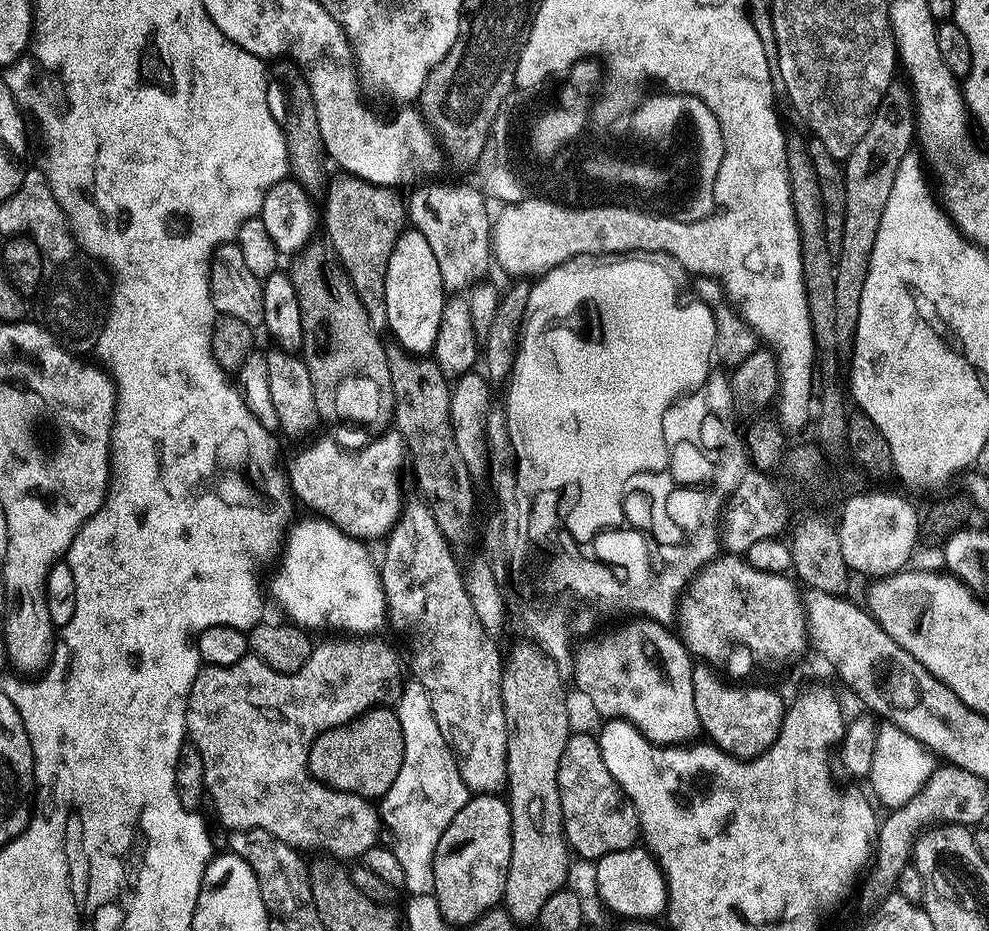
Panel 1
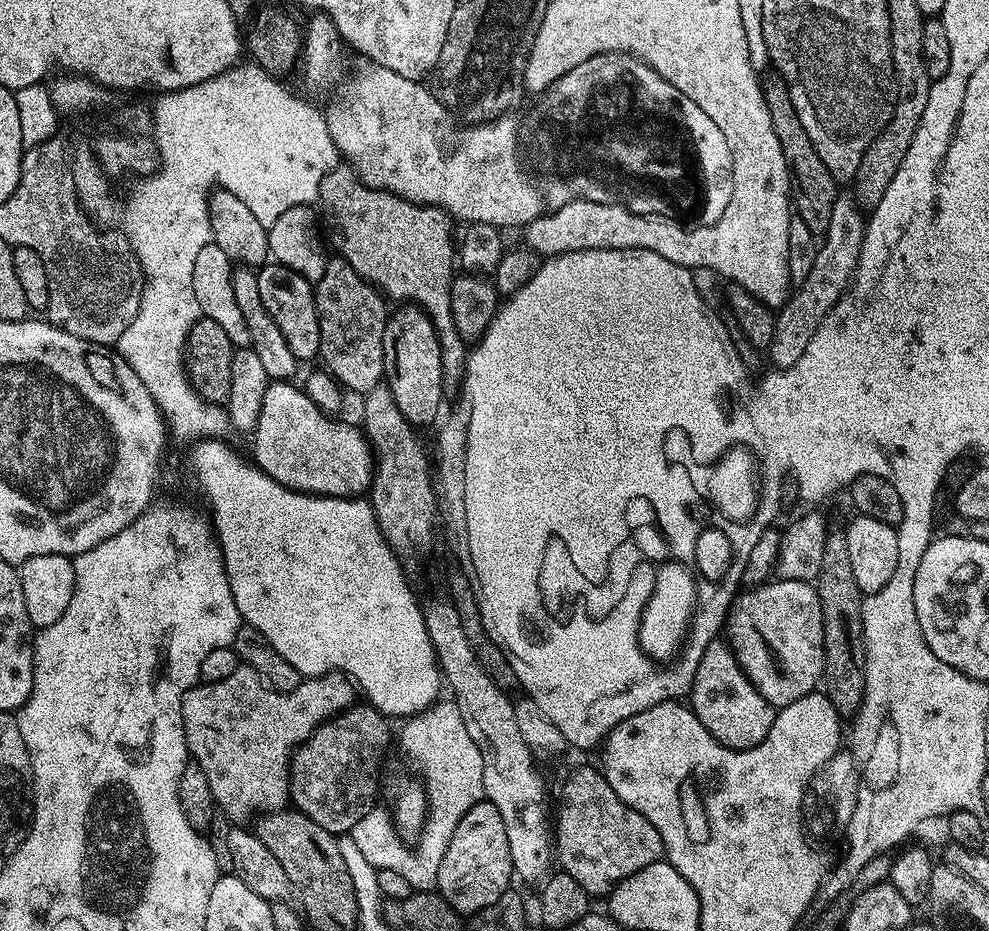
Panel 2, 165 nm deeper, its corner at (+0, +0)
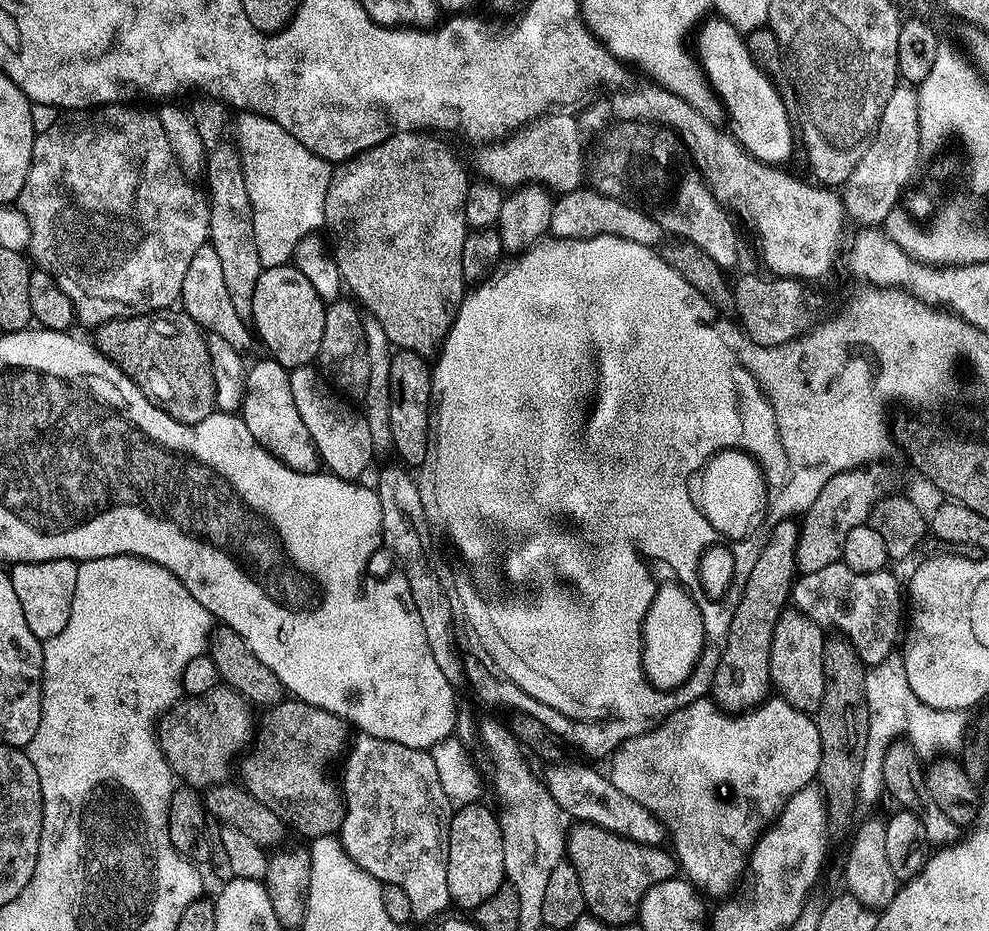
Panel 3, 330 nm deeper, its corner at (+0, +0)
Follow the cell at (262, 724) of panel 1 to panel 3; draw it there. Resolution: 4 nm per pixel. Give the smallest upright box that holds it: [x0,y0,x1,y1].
[158,686,253,790]

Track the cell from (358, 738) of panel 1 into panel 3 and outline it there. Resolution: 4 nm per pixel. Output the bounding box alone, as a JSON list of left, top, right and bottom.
[243,698,350,838]

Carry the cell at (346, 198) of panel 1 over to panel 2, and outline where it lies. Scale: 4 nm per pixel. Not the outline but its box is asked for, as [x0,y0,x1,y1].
[314,258,390,392]

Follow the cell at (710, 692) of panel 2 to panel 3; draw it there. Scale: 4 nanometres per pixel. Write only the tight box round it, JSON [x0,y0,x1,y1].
[711,519,800,714]

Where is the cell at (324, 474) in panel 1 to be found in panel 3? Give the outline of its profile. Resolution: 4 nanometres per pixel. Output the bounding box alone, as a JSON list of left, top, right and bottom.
[242,359,321,471]

